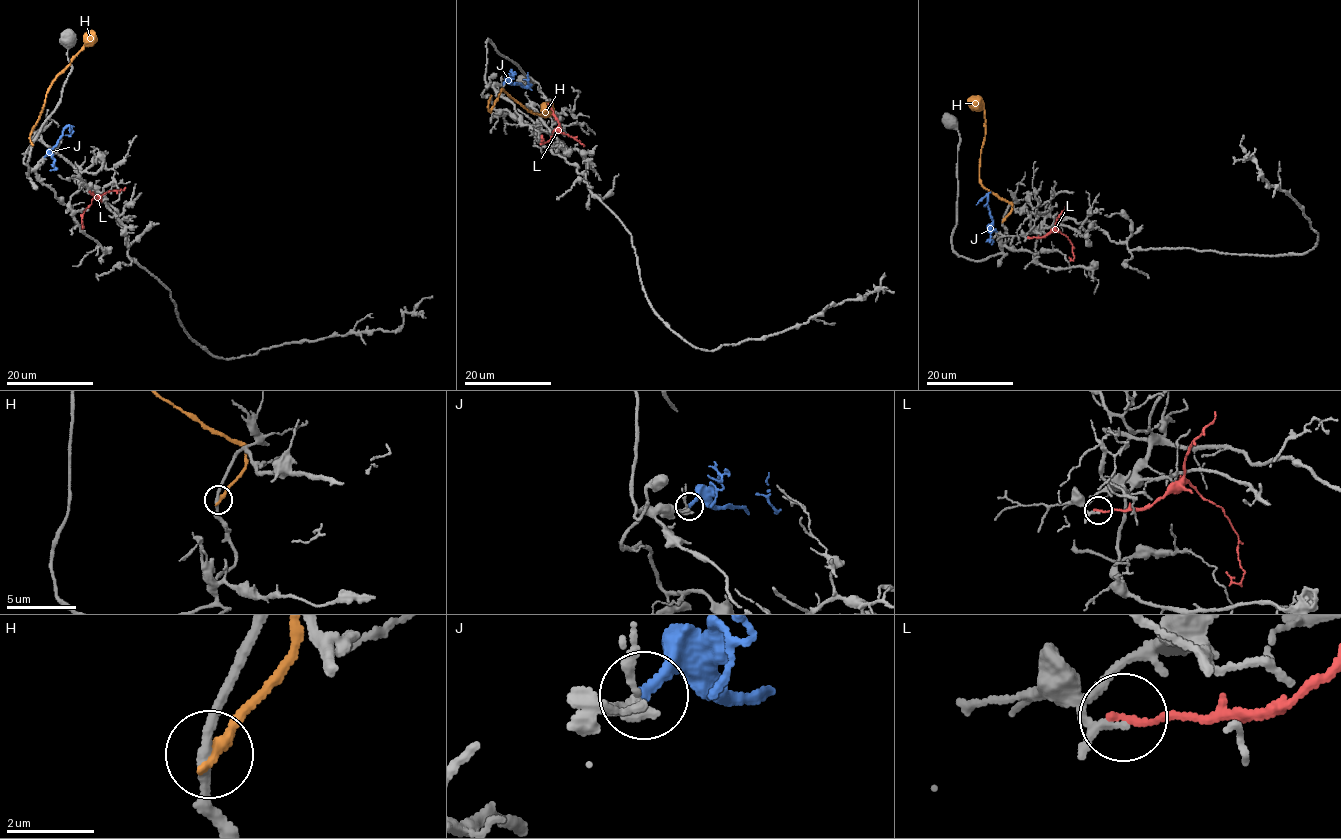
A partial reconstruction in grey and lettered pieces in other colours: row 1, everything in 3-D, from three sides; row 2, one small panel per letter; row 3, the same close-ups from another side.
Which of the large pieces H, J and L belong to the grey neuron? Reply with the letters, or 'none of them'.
J

